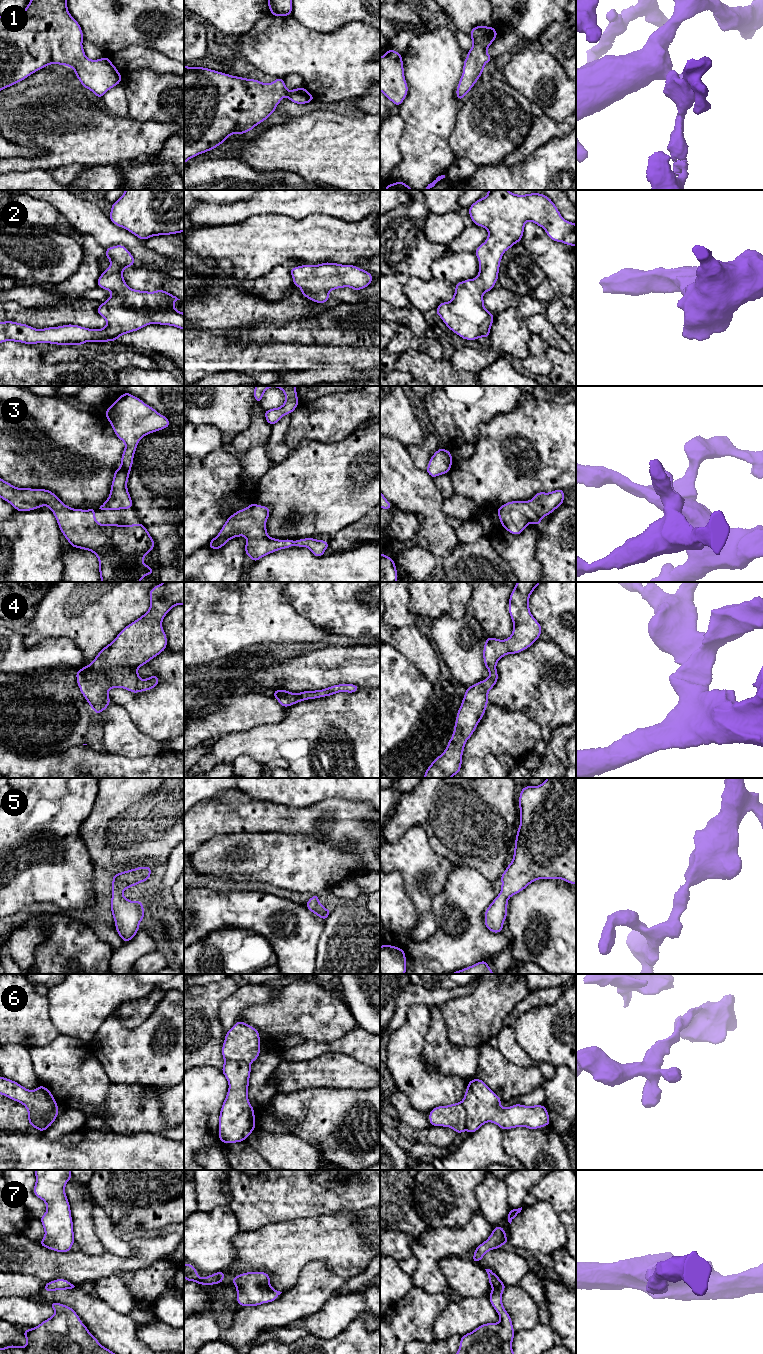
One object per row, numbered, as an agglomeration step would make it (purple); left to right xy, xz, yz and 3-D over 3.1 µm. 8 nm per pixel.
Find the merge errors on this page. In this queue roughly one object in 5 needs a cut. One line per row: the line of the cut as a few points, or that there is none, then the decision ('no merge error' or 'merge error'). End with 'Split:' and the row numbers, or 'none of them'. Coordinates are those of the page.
1: no cut | no merge error
2: no cut | no merge error
3: no cut | no merge error
4: no cut | no merge error
5: no cut | no merge error
6: xy (57, 1106), (50, 1112), (46, 1127), (41, 1131) | merge error
7: no cut | no merge error
Split: 6

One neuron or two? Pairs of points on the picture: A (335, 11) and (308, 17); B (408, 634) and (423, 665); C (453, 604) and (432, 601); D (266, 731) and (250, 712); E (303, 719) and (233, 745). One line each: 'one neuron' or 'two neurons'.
A: one neuron
B: one neuron
C: one neuron
D: two neurons
E: one neuron

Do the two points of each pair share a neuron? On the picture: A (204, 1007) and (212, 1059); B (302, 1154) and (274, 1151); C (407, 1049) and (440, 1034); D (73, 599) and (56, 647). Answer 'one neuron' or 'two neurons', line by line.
A: one neuron
B: one neuron
C: two neurons
D: two neurons

